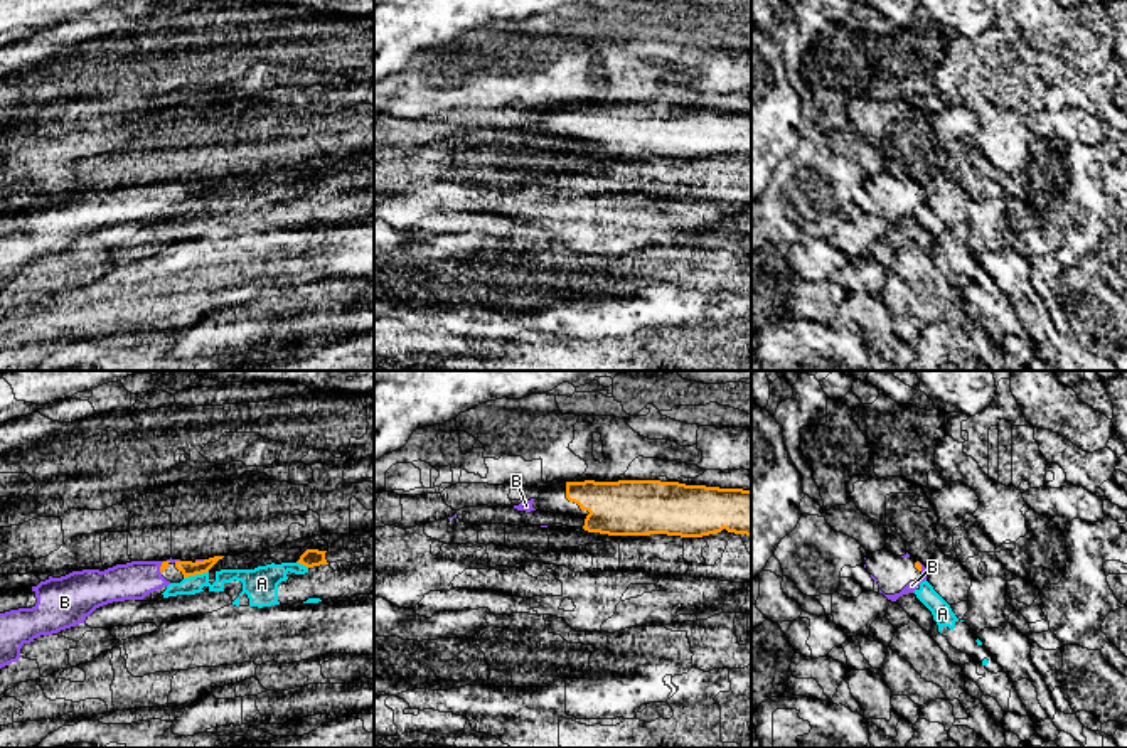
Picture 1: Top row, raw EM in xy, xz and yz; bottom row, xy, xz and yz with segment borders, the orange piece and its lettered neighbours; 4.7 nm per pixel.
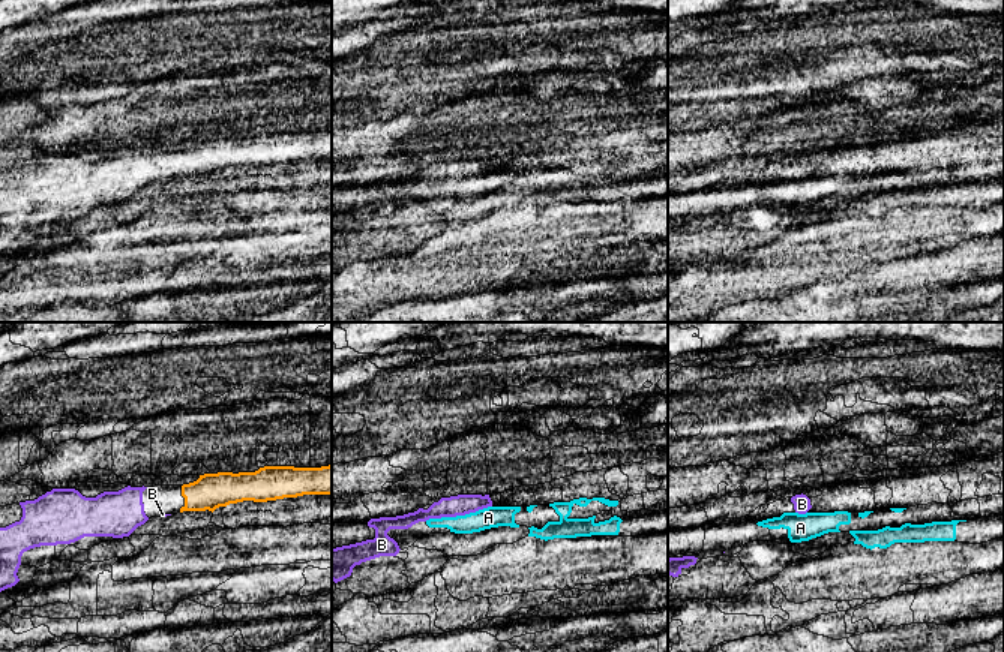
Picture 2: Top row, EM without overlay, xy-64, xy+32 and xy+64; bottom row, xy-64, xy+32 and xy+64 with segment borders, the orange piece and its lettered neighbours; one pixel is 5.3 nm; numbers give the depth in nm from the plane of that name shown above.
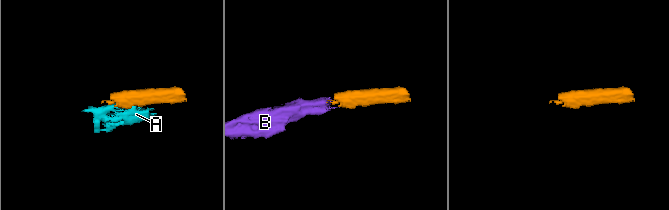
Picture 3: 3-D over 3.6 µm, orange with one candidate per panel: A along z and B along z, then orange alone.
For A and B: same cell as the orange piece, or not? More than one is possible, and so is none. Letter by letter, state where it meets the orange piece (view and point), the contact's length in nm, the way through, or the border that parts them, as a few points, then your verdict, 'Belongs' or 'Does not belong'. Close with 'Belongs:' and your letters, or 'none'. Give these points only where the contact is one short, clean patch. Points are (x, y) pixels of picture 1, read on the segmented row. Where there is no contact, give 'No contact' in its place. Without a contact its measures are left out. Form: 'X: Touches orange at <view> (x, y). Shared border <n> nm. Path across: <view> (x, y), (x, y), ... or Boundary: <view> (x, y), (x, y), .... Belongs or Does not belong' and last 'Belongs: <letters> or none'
A: Touches orange at xy (196, 573). Shared border 130 nm. Does not belong
B: Touches orange at xy (160, 568). Shared border 70 nm. Path across: xy (164, 566), (160, 568), (135, 580). Belongs
Belongs: B

